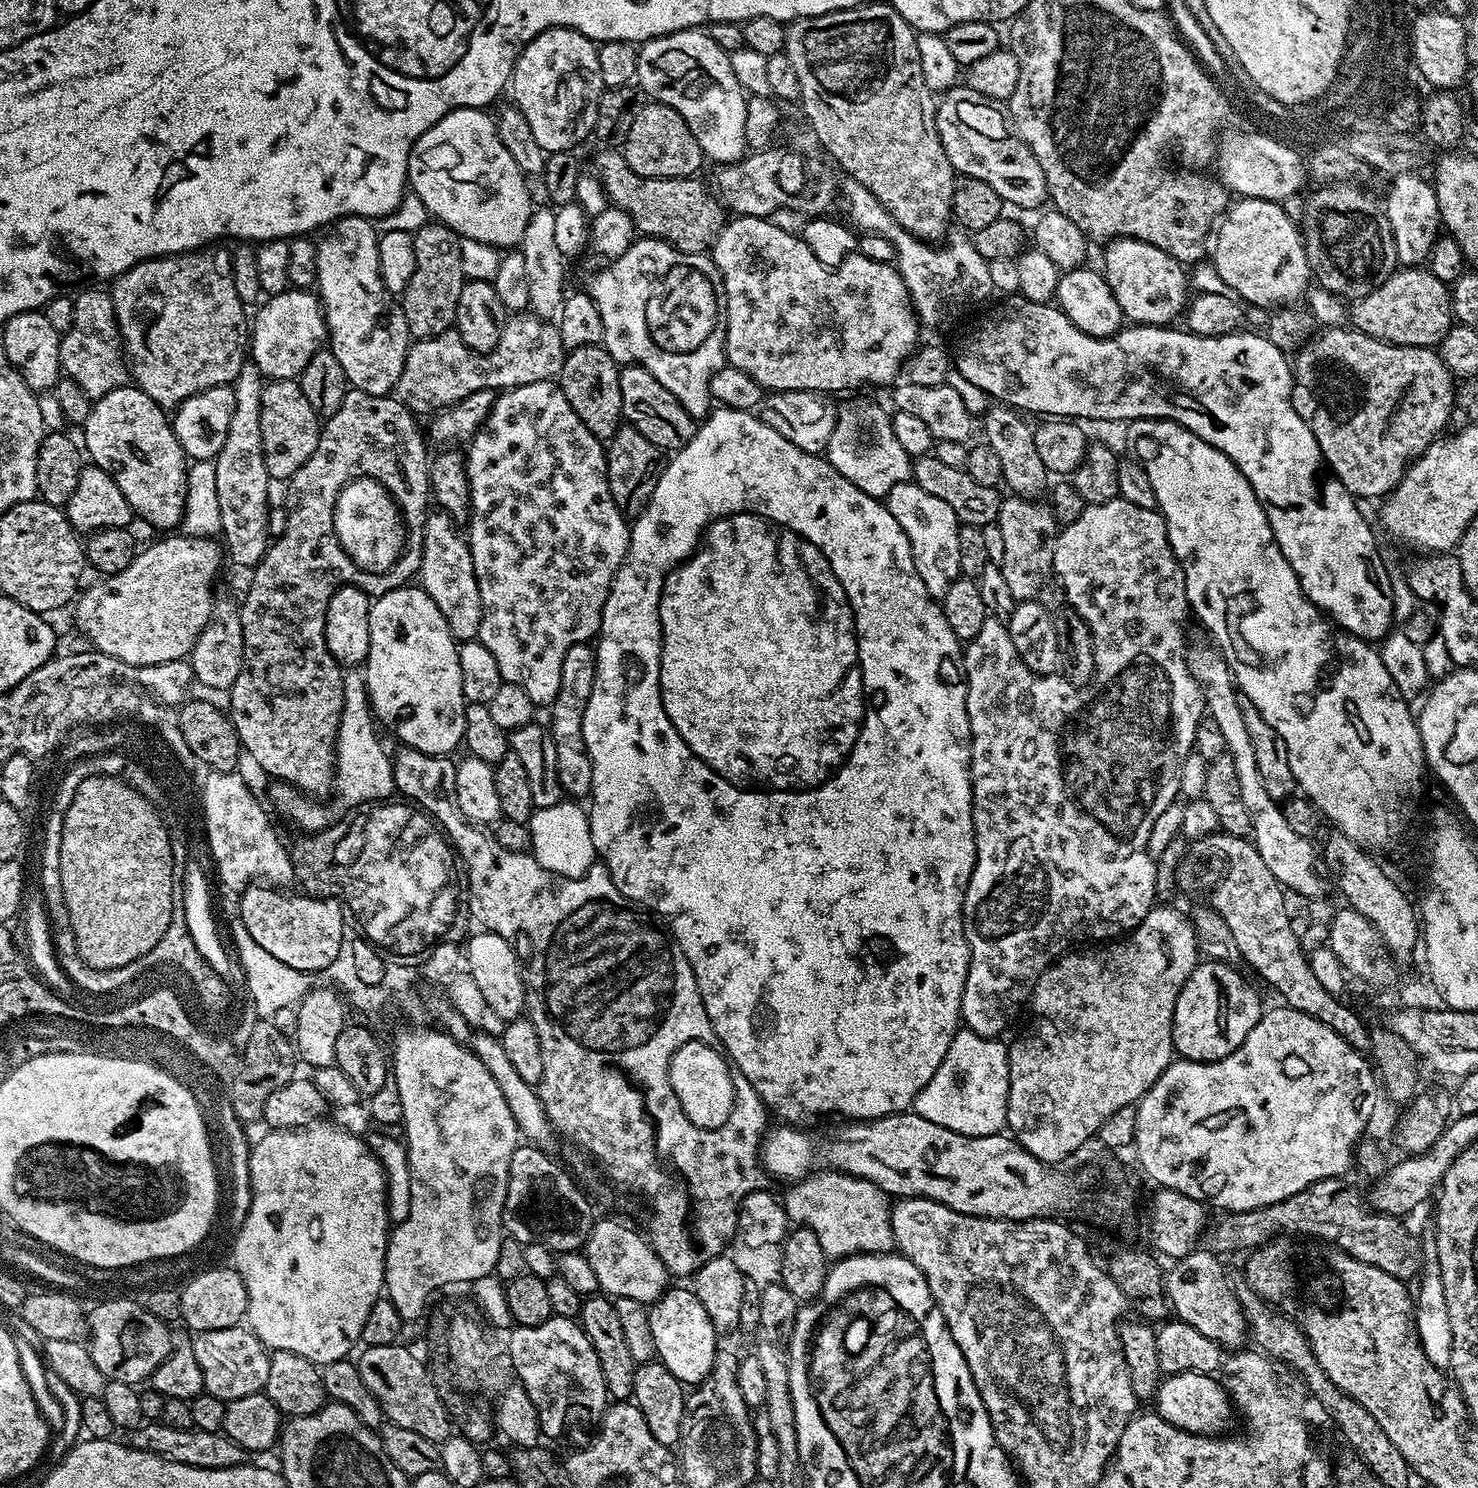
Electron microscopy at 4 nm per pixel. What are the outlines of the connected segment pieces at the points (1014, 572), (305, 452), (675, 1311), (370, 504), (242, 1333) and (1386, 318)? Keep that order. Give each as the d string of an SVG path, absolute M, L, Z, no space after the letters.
M1005 495L1000 501L1000 513L996 515L995 524L1002 530L1003 553L1002 578L1006 578L1006 586L1010 594L1019 601L1035 601L1038 590L1042 590L1042 582L1053 575L1056 567L1056 537L1058 525L1052 516L1052 509L1047 503L1033 502L1026 496Z
M299 379L265 383L261 396L262 454L273 481L287 482L292 479L302 462L314 454L314 446L318 446L320 441L321 427L321 417L316 415L314 406L310 406L306 394L302 394Z
M669 1287L648 1308L648 1318L650 1334L654 1336L656 1356L666 1366L666 1370L674 1374L674 1378L678 1378L685 1386L697 1386L711 1374L718 1349L718 1333L691 1287Z
M362 476L352 480L346 485L338 496L335 503L334 526L335 534L339 544L346 550L353 564L359 565L364 571L371 571L380 574L387 573L396 564L396 560L403 555L404 538L406 530L403 526L403 517L397 507L393 495L385 489L387 488L381 481Z
M237 1326L226 1330L206 1330L197 1332L190 1340L194 1350L194 1358L198 1358L198 1366L202 1370L204 1392L209 1396L225 1402L234 1398L246 1398L246 1394L264 1392L266 1378L270 1378L270 1352L260 1339L247 1326Z
M1401 267L1393 272L1382 286L1378 286L1361 300L1353 300L1350 304L1350 324L1355 331L1366 334L1370 338L1378 338L1390 344L1401 344L1411 348L1435 349L1449 328L1453 327L1452 302L1449 285L1443 284L1434 274L1423 267Z

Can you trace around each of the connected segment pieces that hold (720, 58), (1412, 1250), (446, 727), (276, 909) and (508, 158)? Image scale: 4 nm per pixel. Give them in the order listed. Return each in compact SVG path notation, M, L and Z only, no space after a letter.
M704 30L675 32L669 36L659 36L656 40L646 40L639 45L639 50L636 75L639 87L643 88L655 103L670 106L678 110L678 114L682 114L694 138L698 138L698 146L704 151L705 157L709 161L717 160L715 163L720 166L743 160L748 148L746 106L749 97L738 78L734 78L734 66L730 66L729 53L724 52L722 46Z
M1332 1177L1298 1192L1302 1196L1302 1232L1307 1238L1336 1242L1349 1256L1367 1265L1377 1266L1399 1280L1413 1281L1422 1268L1417 1237L1406 1228L1401 1217L1373 1212L1365 1206L1363 1195L1346 1188L1341 1179Z
M405 586L403 588L392 588L388 590L385 596L375 597L372 600L372 609L370 610L370 650L368 659L362 665L362 675L364 677L364 686L368 690L368 703L371 707L373 717L381 725L392 728L392 732L401 741L399 742L405 748L413 748L419 752L425 752L431 756L448 756L457 747L461 747L464 739L464 709L466 701L462 694L462 666L458 666L458 641L452 636L450 626L447 625L446 618L435 604L434 600L424 592L420 586Z
M254 883L241 891L238 915L242 918L242 926L246 926L250 938L254 938L266 954L274 954L278 962L286 962L286 966L305 974L324 972L339 958L343 948L345 951L346 909L338 900L319 895L291 896L290 892L263 883Z
M455 108L418 142L408 159L411 195L418 197L429 217L452 229L457 236L512 250L526 234L534 203L527 192L525 174L499 138L497 121L479 108Z

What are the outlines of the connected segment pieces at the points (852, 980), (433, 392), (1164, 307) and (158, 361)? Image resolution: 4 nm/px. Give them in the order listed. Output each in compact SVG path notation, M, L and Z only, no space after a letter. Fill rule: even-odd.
M720 406L708 413L697 427L694 438L690 438L690 442L686 442L686 446L673 456L676 457L665 463L664 473L658 478L658 486L654 486L650 502L642 514L631 521L628 553L608 591L600 619L600 644L595 645L596 677L594 690L590 690L590 702L586 702L586 714L582 718L582 734L594 770L588 821L597 857L608 869L614 886L618 886L623 896L666 921L668 931L694 970L714 1034L718 1034L729 1060L742 1070L746 1082L754 1086L769 1113L777 1112L784 1119L781 1121L796 1126L801 1123L799 1120L824 1116L827 1112L849 1116L847 1119L852 1122L867 1122L892 1116L895 1112L909 1111L915 1105L922 1086L926 1086L926 1082L934 1078L934 1070L942 1066L942 1058L946 1058L946 1050L950 1050L950 1042L954 1042L961 1027L960 1007L970 966L970 950L964 933L964 895L976 865L976 839L970 778L972 735L970 718L966 714L968 683L964 681L961 641L954 638L954 630L950 630L946 623L939 603L928 595L926 586L922 586L910 542L894 514L890 514L887 503L858 490L858 486L838 474L823 455L794 446L794 442L782 438L778 430L766 426L759 415ZM739 512L765 516L767 520L797 532L803 540L818 546L826 562L830 562L830 570L834 570L838 582L842 582L842 590L856 620L858 663L866 701L864 722L848 759L816 788L774 792L736 787L694 755L678 730L674 730L670 718L666 718L666 710L662 706L660 655L664 635L660 625L660 595L664 583L674 569L697 551L708 525ZM912 892L928 892L928 898L912 898Z
M516 314L511 319L509 324L507 321L501 327L498 346L492 352L470 350L466 346L466 342L462 342L462 338L454 330L431 336L425 340L413 339L409 343L406 362L402 366L402 374L394 389L396 399L401 404L406 405L408 411L413 414L421 414L420 412L435 414L444 408L462 402L462 398L466 398L478 390L486 390L487 388L507 390L517 388L517 386L526 386L530 382L542 382L559 377L566 355L559 327L555 323L541 320L539 316L531 314Z
M1117 238L1104 252L1102 275L1116 296L1125 317L1136 324L1168 326L1181 319L1190 299L1190 280L1185 265L1166 250L1150 246L1141 240Z
M205 246L194 252L178 252L174 256L159 256L156 260L144 260L138 266L126 270L121 276L116 277L110 288L110 295L116 307L116 320L120 323L121 337L128 338L131 332L144 332L144 340L136 340L129 343L126 355L130 361L130 376L135 387L140 388L153 402L159 404L165 410L175 410L186 398L190 398L199 392L205 392L211 388L223 388L231 385L239 376L246 363L246 357L250 352L250 316L247 316L246 306L238 298L234 290L234 274L232 273L232 252L224 246Z

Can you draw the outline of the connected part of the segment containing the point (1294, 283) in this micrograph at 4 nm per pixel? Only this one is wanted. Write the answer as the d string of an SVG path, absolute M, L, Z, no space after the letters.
M1233 199L1223 213L1222 219L1215 225L1214 239L1210 244L1210 263L1214 270L1218 270L1218 278L1222 278L1222 282L1226 282L1226 286L1230 286L1230 290L1234 290L1245 305L1253 304L1256 308L1275 310L1281 306L1295 305L1299 301L1296 299L1299 296L1301 299L1310 288L1308 255L1304 249L1301 229L1275 200Z

